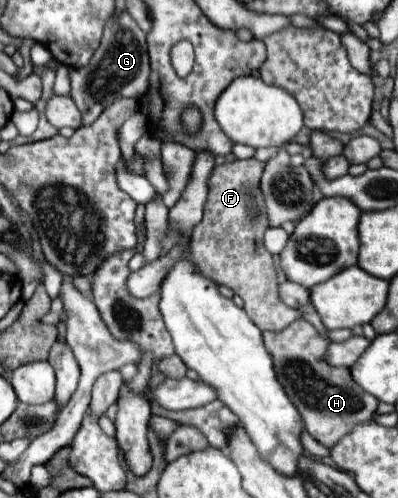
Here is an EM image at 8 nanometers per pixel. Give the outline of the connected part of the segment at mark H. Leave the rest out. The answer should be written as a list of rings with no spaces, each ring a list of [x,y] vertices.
[[[296,320],[282,332],[264,332],[264,344],[274,358],[280,384],[304,420],[306,432],[322,446],[332,448],[354,428],[354,424],[374,420],[378,400],[352,380],[350,368],[334,368],[324,360],[328,342],[318,336],[310,322]]]

